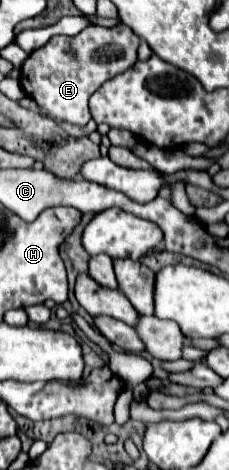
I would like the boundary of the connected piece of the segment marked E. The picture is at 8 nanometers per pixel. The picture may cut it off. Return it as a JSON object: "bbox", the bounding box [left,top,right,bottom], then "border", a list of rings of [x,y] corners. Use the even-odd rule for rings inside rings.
{"bbox":[21,24,139,128],"border":[[[119,24],[117,30],[89,26],[75,38],[53,36],[45,46],[29,54],[27,62],[21,68],[21,86],[25,94],[37,102],[45,118],[53,120],[55,124],[69,122],[83,128],[91,120],[91,94],[117,72],[123,72],[137,62],[137,46],[139,36],[125,24]],[[113,52],[117,52],[117,62],[113,60]],[[125,62],[129,62],[129,66],[121,68],[121,64]]]}

